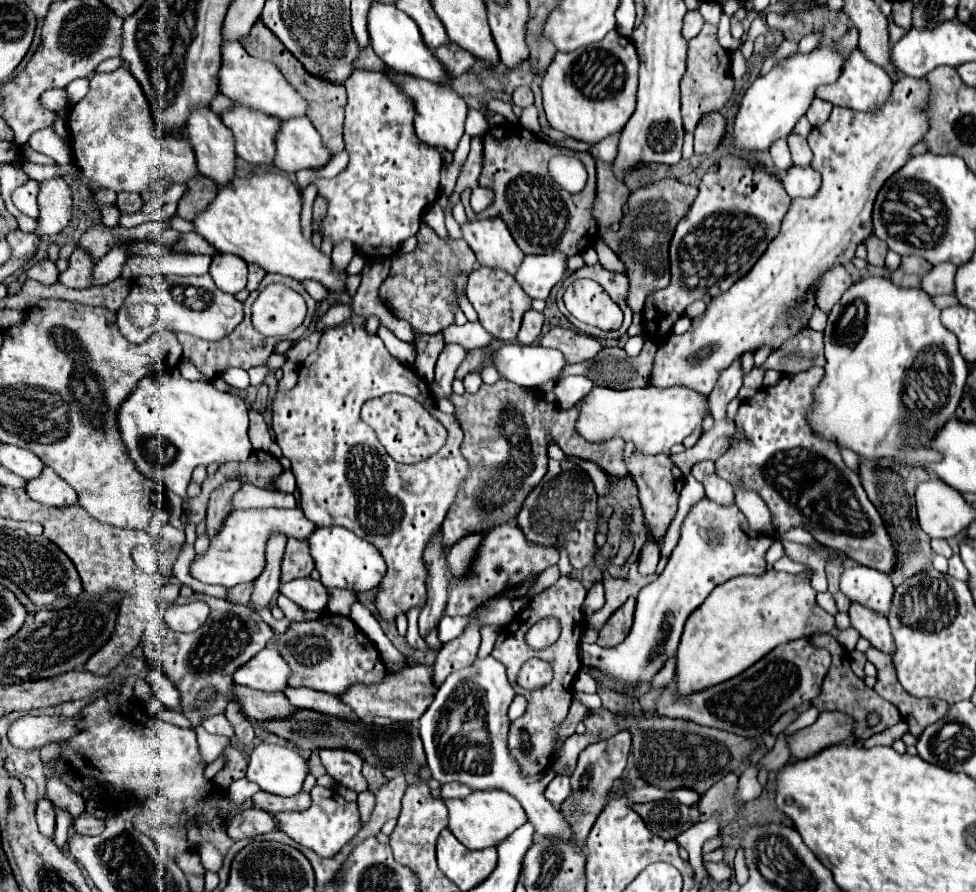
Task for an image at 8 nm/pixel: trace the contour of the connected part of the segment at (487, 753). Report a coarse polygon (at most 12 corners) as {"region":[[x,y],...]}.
{"region":[[494,657],[450,673],[420,717],[440,785],[504,789],[536,837],[572,841],[506,743],[514,689]]}

